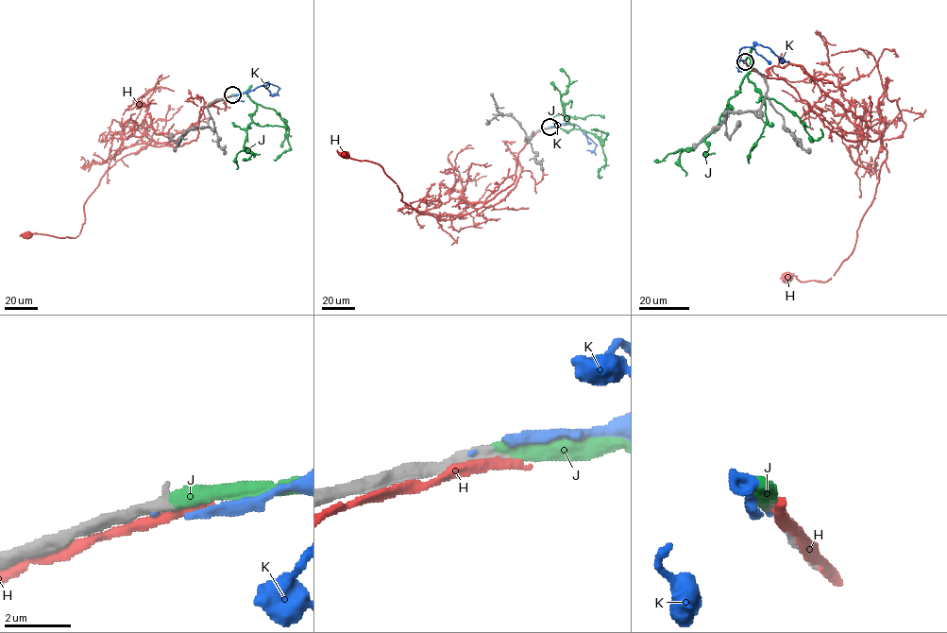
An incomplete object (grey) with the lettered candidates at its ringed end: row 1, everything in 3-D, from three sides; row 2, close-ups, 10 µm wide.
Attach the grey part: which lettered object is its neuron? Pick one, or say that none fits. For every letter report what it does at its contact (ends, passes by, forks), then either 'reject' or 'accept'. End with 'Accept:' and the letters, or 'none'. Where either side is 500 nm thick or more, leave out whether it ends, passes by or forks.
H: it passes by | reject
J: accept
K: reject
Accept: J

